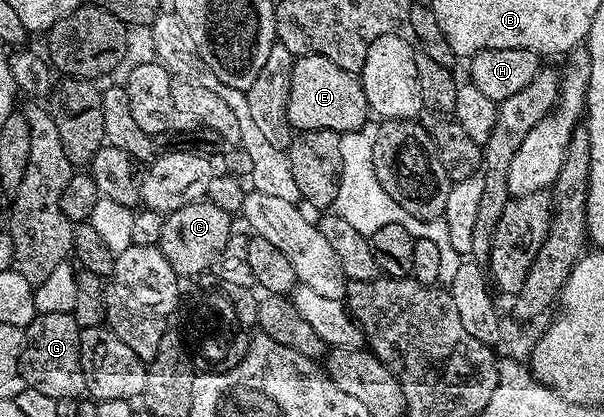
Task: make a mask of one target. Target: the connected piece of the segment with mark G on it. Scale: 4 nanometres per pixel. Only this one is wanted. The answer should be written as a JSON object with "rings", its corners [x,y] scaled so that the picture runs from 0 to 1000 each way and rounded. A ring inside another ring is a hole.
{"rings":[[[119,751],[60,755],[38,789],[35,825],[35,911],[43,928],[65,933],[86,957],[132,959],[142,945],[141,897],[134,882],[134,799],[137,787]]]}

